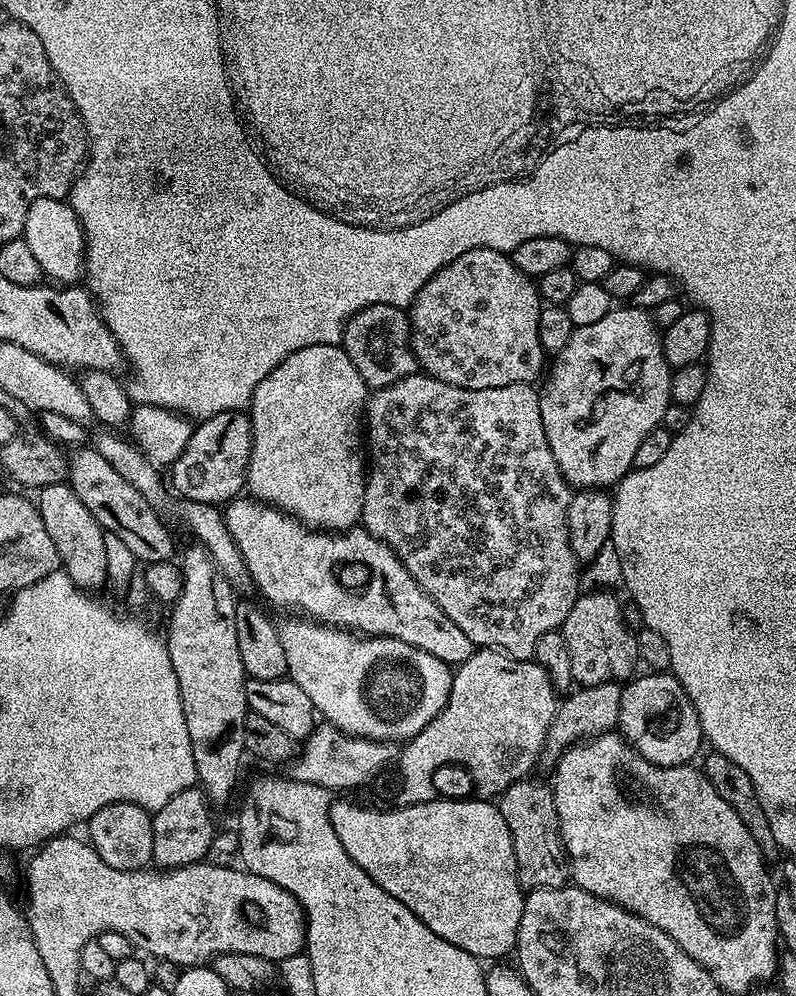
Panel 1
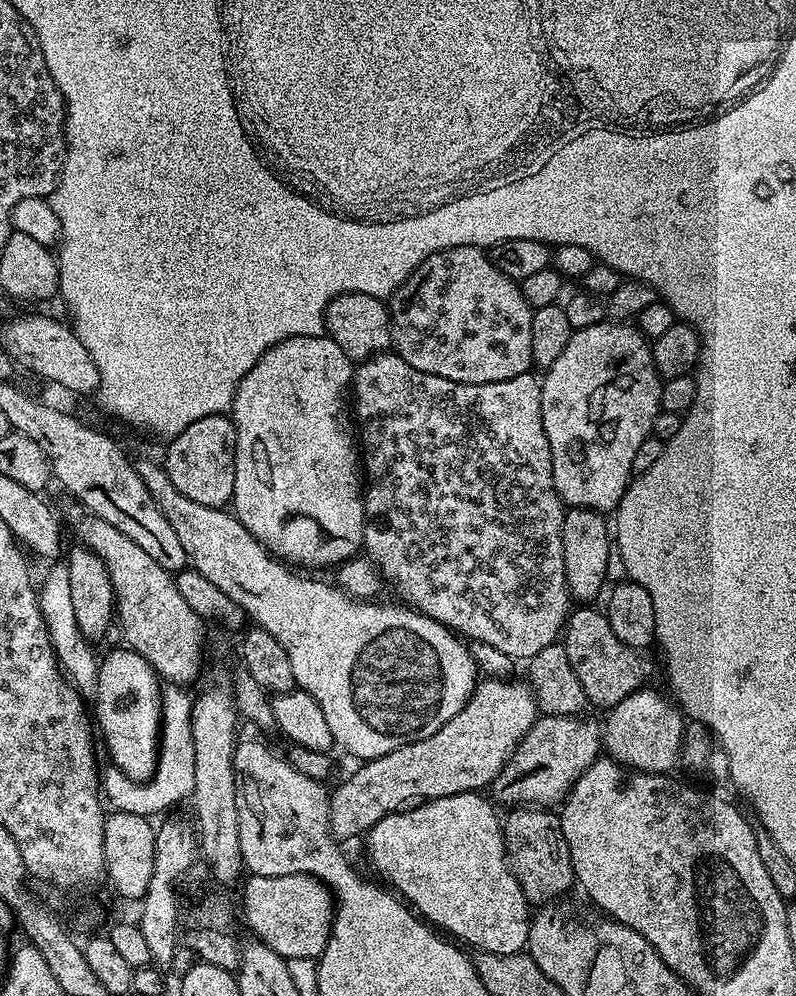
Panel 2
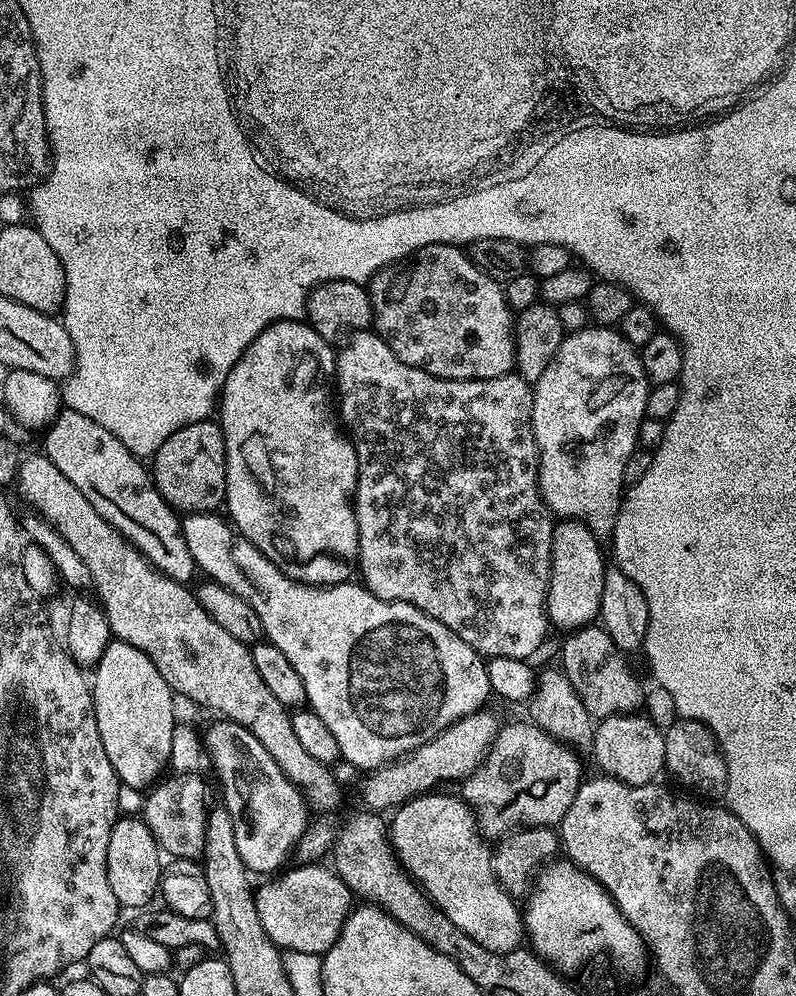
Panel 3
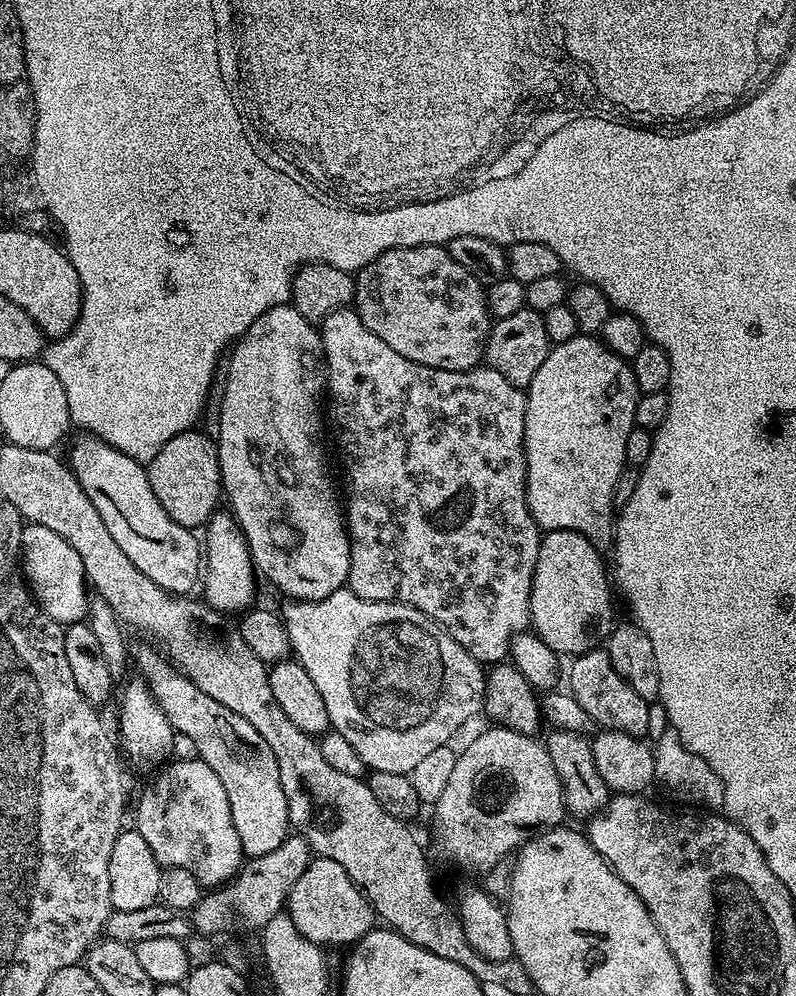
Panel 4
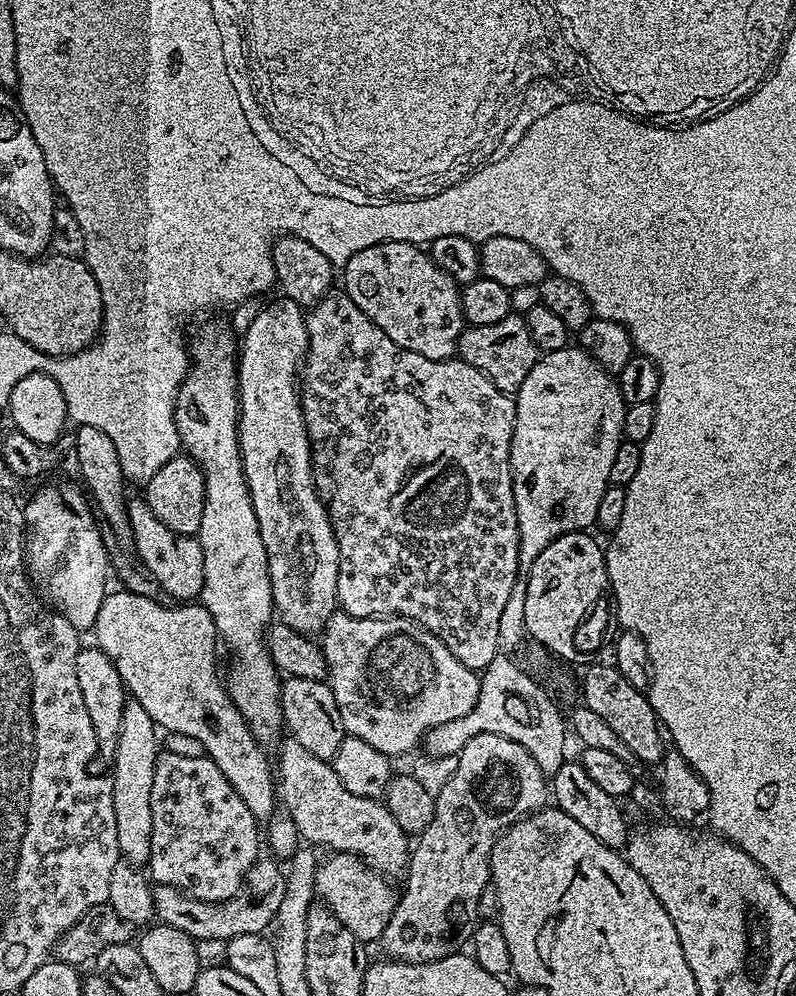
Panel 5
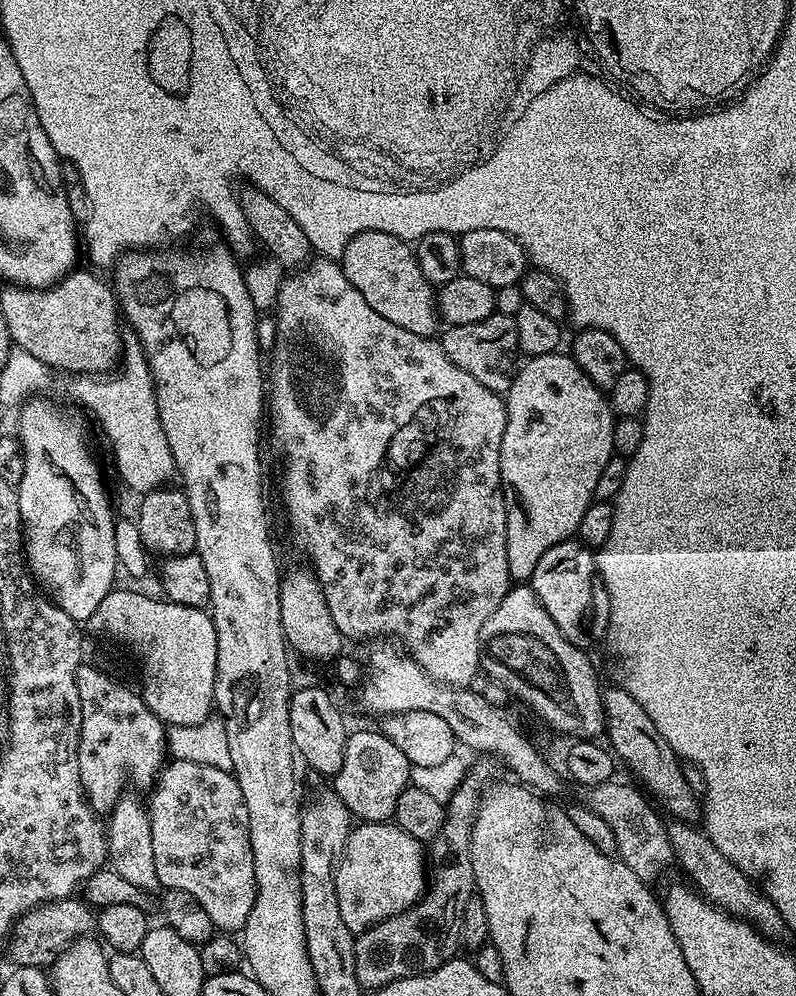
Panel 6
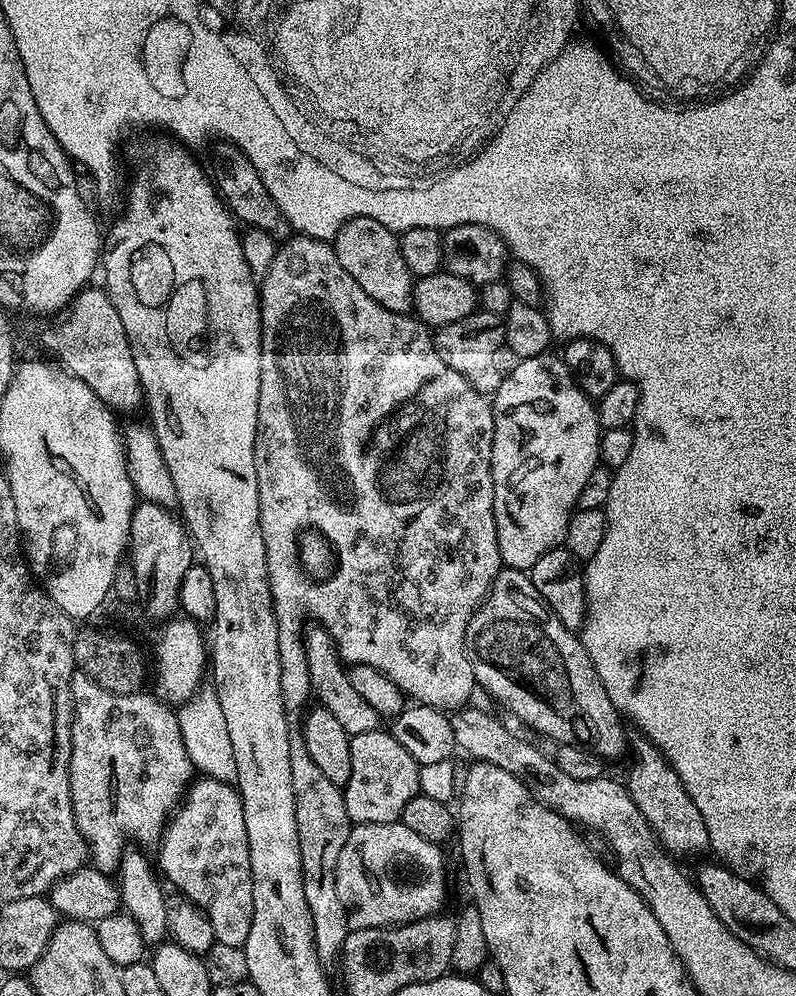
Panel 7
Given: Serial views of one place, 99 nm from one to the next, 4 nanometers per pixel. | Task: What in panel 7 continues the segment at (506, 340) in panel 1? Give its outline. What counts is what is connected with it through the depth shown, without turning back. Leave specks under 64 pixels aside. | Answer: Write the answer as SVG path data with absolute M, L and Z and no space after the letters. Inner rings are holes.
M359 216L340 227L334 247L338 262L342 262L342 270L346 270L346 274L350 274L374 302L395 312L407 313L411 309L414 277L402 258L397 233L382 226L382 222L374 222L374 218Z

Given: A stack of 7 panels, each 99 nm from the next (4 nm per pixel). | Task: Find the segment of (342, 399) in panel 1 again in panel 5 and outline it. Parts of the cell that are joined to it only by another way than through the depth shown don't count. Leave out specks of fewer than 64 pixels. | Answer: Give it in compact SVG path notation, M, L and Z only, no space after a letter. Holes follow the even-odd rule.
M279 299L270 301L249 322L244 341L239 341L236 377L240 387L240 420L236 425L250 502L254 502L254 518L258 518L262 546L266 546L275 615L279 623L290 626L303 636L315 637L323 633L328 619L338 608L336 591L340 555L328 512L314 486L312 441L308 439L304 411L300 405L298 365L308 355L308 331L304 321L306 312L298 302Z

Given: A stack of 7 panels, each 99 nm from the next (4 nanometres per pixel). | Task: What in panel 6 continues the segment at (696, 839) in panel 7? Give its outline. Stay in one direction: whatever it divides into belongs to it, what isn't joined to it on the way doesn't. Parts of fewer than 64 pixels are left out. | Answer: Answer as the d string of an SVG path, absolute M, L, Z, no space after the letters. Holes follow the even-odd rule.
M619 686L605 687L602 695L604 698L604 732L608 736L607 743L619 761L628 766L629 770L637 776L639 787L653 801L664 803L663 811L668 816L689 822L696 822L702 816L702 804L698 799L698 792L688 785L684 777L685 765L676 751L658 734L658 726L654 726L650 714L642 710L638 698L631 696L625 688ZM612 743L612 744L611 744ZM620 755L620 756L619 756ZM684 767L684 768L683 768ZM640 779L640 780L639 780Z

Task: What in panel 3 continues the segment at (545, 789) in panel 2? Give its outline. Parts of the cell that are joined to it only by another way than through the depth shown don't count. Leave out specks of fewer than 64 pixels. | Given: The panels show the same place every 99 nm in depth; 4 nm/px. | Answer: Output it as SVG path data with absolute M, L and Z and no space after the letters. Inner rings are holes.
M508 724L499 729L484 760L462 781L462 799L471 809L477 825L485 837L499 838L515 832L518 828L552 828L570 810L574 794L578 794L582 783L580 762L577 753L568 745L556 740L537 724Z

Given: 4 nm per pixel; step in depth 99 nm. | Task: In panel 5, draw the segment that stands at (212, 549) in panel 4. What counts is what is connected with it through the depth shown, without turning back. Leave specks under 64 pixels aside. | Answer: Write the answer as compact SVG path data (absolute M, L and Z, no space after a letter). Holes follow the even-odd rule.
M220 332L217 336L206 337L201 342L200 348L193 347L190 356L192 361L188 373L184 375L184 380L180 383L180 393L176 396L174 422L180 435L181 449L192 457L204 475L202 526L198 533L204 559L204 585L198 600L206 610L210 610L217 637L223 643L224 640L228 643L228 648L236 659L228 676L226 672L228 697L232 699L256 739L261 745L268 746L268 743L282 732L284 723L280 705L282 676L276 671L266 643L266 629L274 620L270 570L266 558L266 546L262 546L262 534L258 530L258 518L254 518L254 502L250 502L250 490L238 442L236 425L240 420L240 387L236 377L238 344L235 339L232 341L226 333Z

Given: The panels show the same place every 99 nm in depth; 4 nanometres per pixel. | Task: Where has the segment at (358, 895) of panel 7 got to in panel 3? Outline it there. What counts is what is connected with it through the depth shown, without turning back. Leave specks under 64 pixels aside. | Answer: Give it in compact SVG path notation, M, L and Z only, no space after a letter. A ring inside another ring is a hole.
M320 862L301 863L285 876L277 875L273 884L255 889L258 918L262 918L262 926L277 948L323 957L340 937L354 908L354 897L340 875L323 866Z

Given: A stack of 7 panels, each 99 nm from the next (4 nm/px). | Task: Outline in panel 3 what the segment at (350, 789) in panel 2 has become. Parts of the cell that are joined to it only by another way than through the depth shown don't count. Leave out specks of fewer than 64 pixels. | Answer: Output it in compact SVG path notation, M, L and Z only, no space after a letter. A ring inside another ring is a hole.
M488 710L471 712L466 718L462 718L456 724L452 724L445 732L439 732L433 740L426 742L421 748L416 748L415 751L407 756L384 765L383 768L377 768L367 773L368 778L364 782L364 800L371 811L380 814L389 808L395 810L406 801L412 800L415 796L422 796L433 791L435 784L440 784L443 780L463 781L465 776L473 771L484 760L485 753L488 752L488 747L492 744L498 731L498 723L494 717L488 713Z

